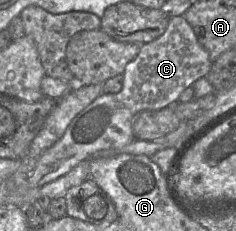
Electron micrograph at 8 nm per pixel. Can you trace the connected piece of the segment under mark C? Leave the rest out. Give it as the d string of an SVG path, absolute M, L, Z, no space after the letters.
M175 16L169 19L169 24L166 29L166 31L157 39L153 40L152 42L149 42L147 44L141 45L140 51L136 58L132 61L130 61L124 70L123 76L124 76L124 83L123 88L120 92L115 94L109 94L109 93L102 93L99 97L97 97L92 103L90 103L86 108L84 108L69 124L66 131L64 132L63 136L55 143L53 144L47 151L45 151L41 157L38 159L38 161L35 164L35 167L32 171L32 173L28 177L28 182L33 187L39 187L43 186L47 183L50 183L57 178L65 175L68 173L72 168L77 166L80 162L84 160L89 160L93 156L101 156L101 155L114 155L114 154L103 154L103 152L110 152L115 149L119 149L129 143L131 143L135 137L132 130L132 119L140 111L143 110L160 110L162 108L165 108L167 106L170 106L172 104L176 104L179 102L179 97L181 93L188 87L191 87L195 81L202 77L206 77L210 70L212 69L212 61L210 58L209 53L207 50L199 43L196 34L193 31L193 28L191 25L184 19L183 16Z

